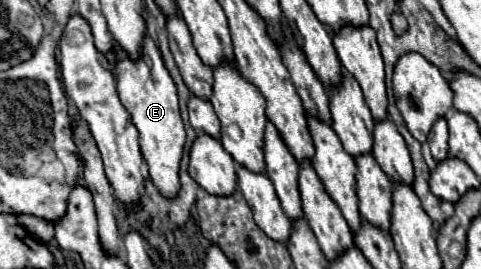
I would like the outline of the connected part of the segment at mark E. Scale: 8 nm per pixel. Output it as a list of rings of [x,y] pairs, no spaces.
[[[150,37],[144,39],[142,57],[138,61],[132,61],[118,47],[114,47],[114,51],[118,55],[118,65],[116,65],[118,95],[120,95],[122,105],[130,113],[132,123],[136,125],[136,129],[140,133],[140,151],[142,151],[142,157],[146,159],[150,179],[162,197],[174,199],[180,191],[178,171],[180,171],[180,159],[182,159],[184,141],[186,141],[184,123],[182,123],[180,111],[178,111],[176,85],[164,67],[160,51],[156,49],[156,45]]]

